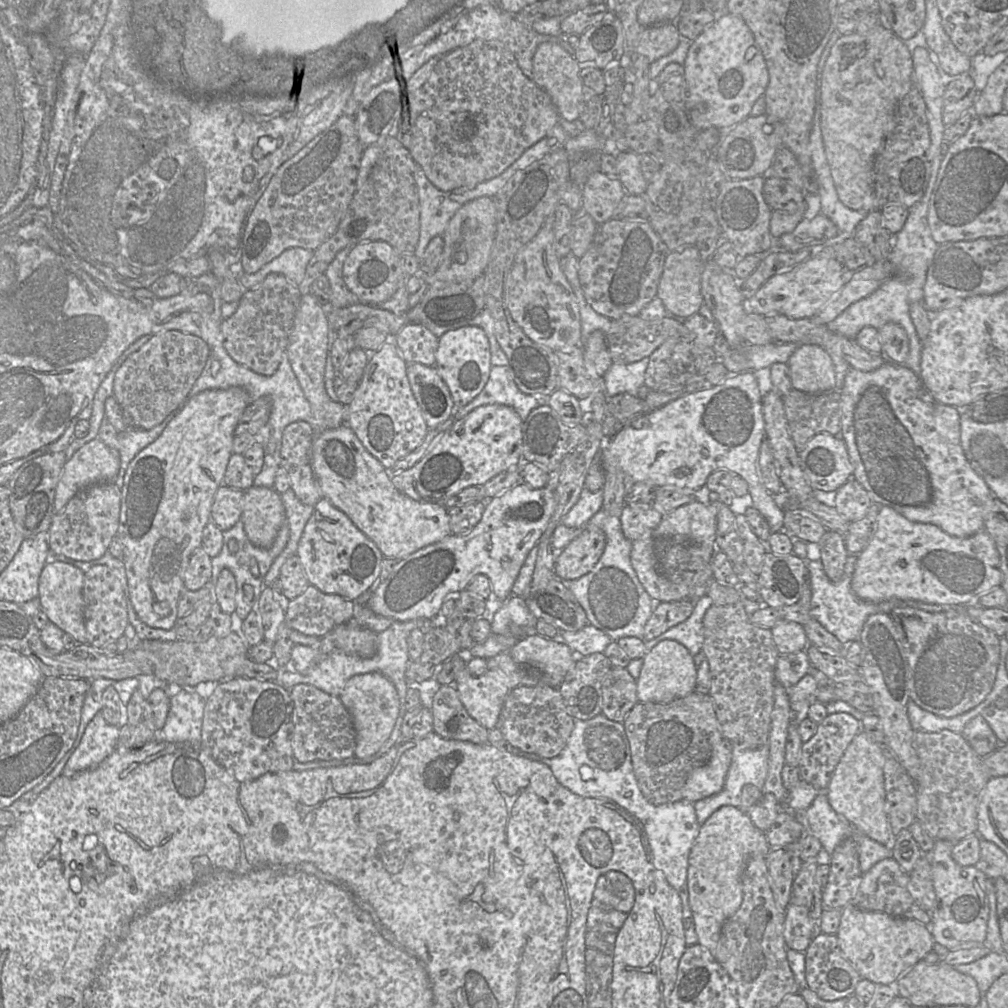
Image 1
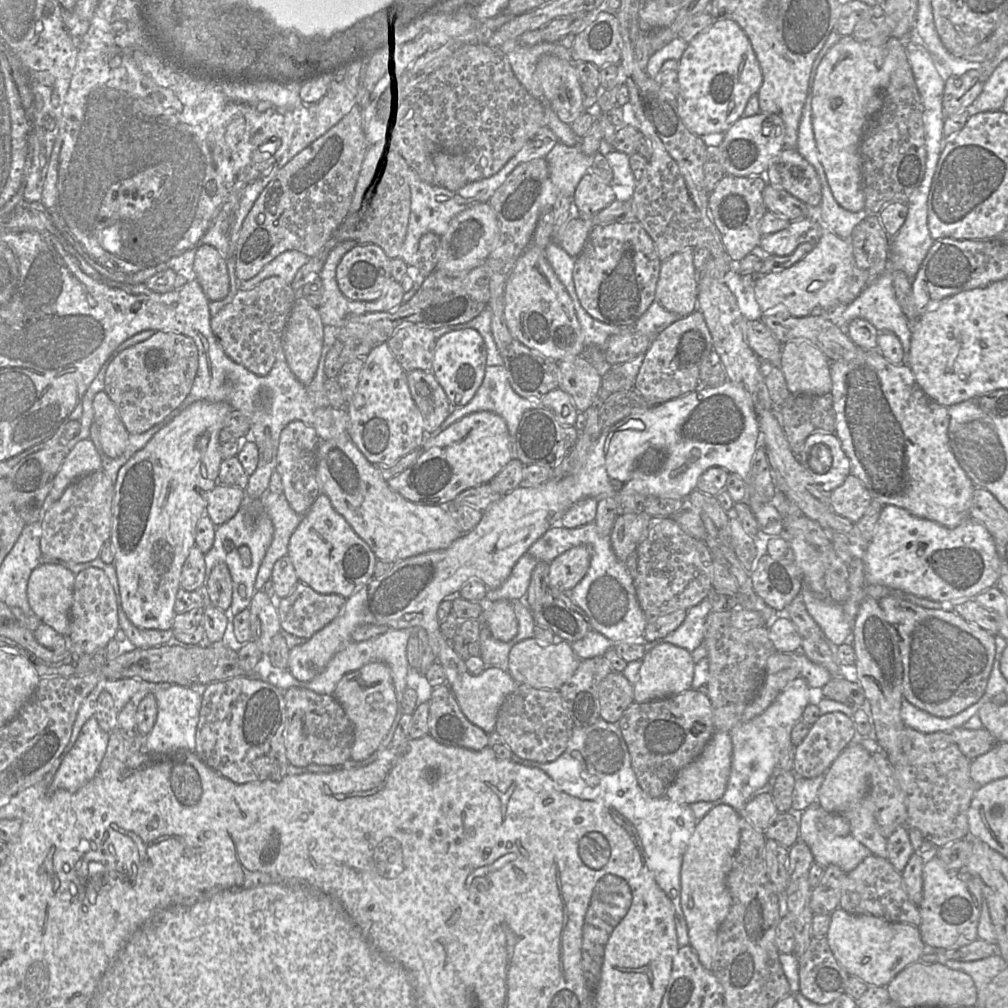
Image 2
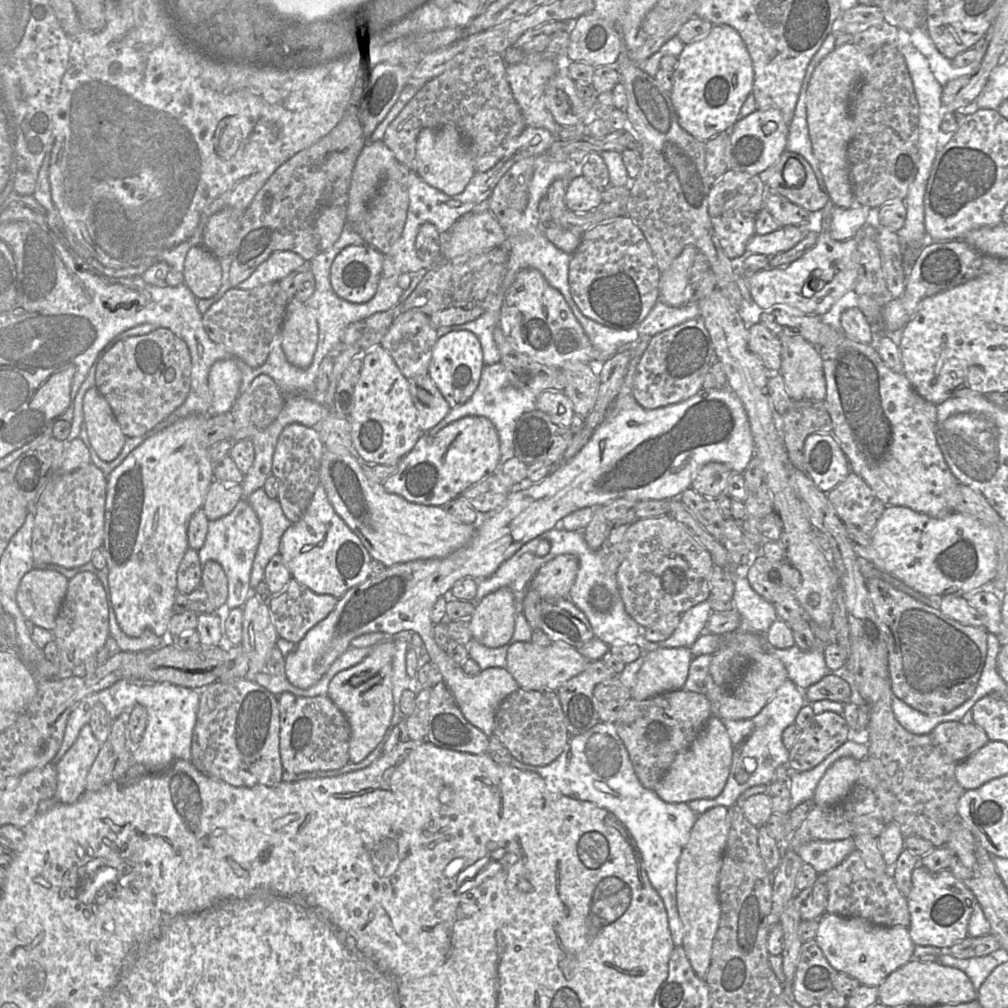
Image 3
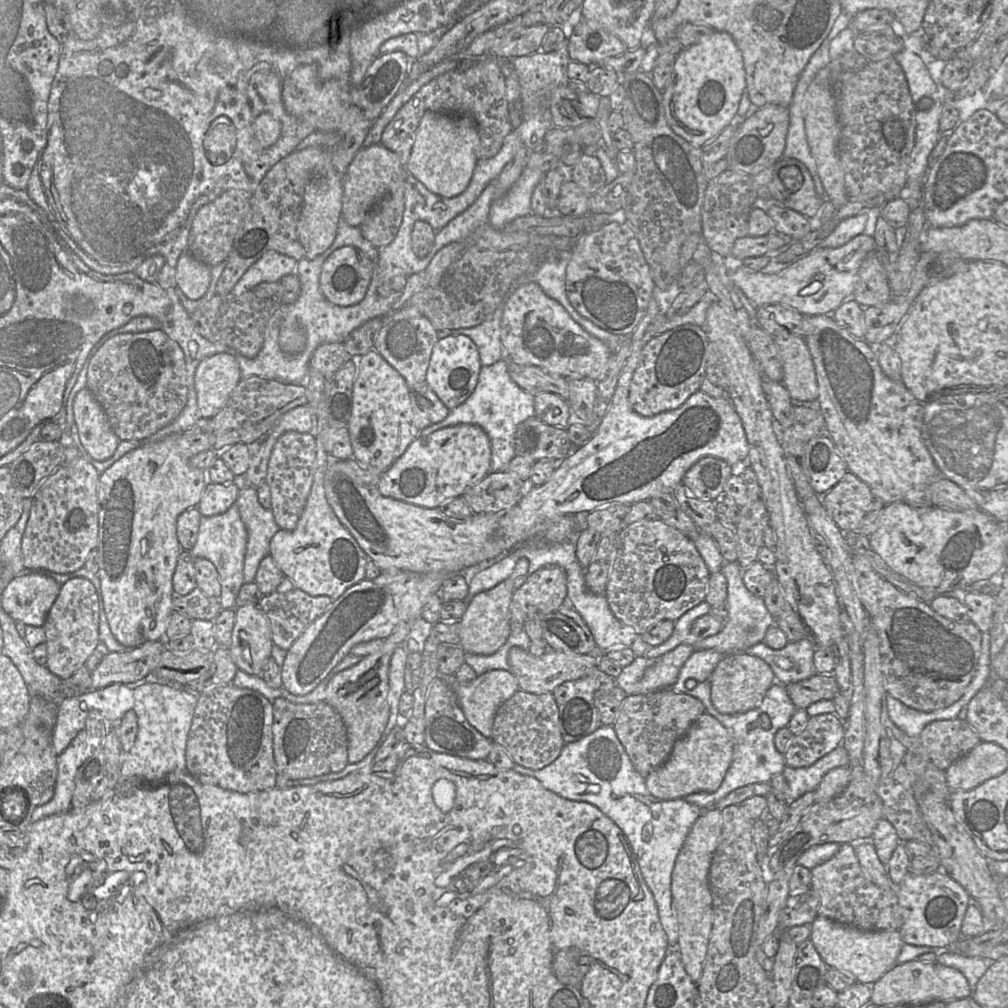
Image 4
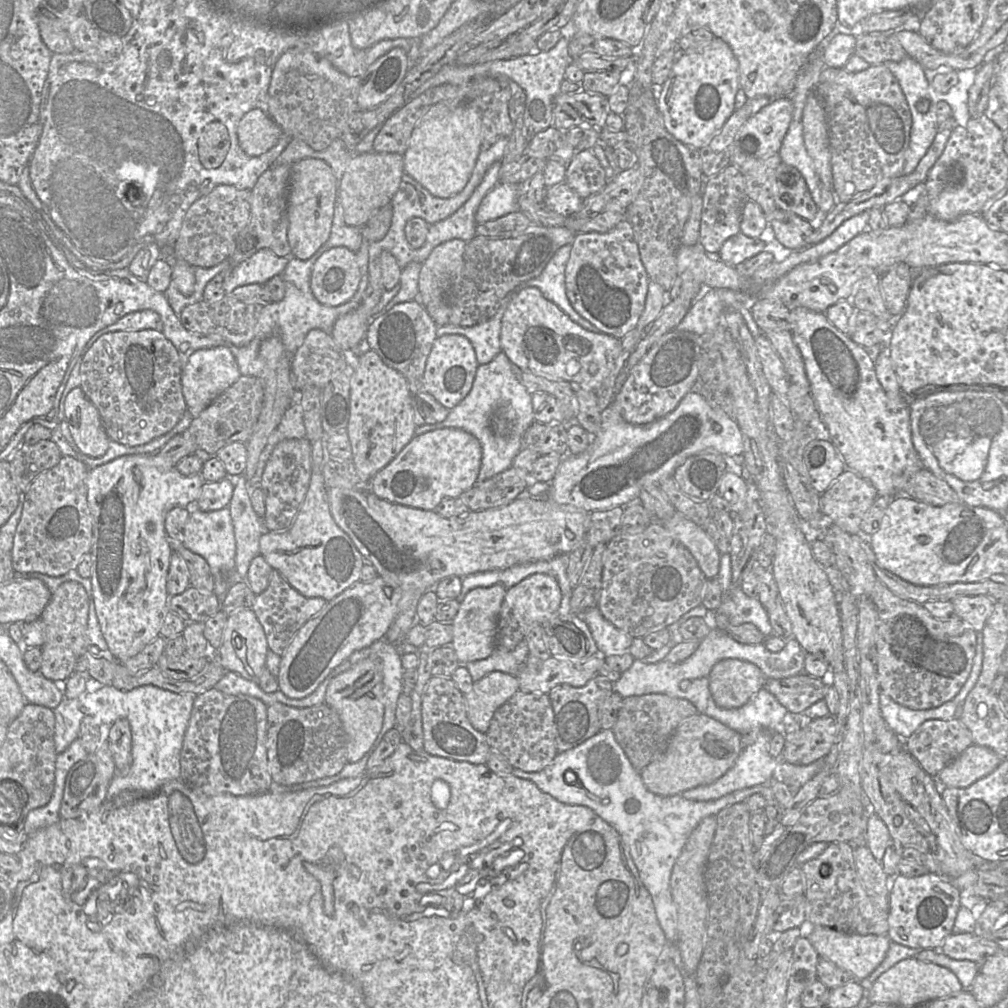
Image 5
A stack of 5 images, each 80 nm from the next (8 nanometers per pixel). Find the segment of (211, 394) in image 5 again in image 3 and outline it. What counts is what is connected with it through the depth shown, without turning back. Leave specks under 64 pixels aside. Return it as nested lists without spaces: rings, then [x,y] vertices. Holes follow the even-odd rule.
[[[219,360],[211,366],[208,385],[212,393],[212,403],[208,410],[208,416],[230,411],[240,393],[241,379],[241,371],[233,360]]]

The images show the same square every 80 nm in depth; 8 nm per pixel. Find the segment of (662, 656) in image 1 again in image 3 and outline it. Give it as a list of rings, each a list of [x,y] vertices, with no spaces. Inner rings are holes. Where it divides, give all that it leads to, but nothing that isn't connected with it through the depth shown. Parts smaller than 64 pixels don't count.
[[[659,648],[644,653],[644,662],[637,674],[636,682],[632,687],[631,698],[644,700],[669,691],[683,688],[688,676],[689,665],[693,659],[690,648]]]

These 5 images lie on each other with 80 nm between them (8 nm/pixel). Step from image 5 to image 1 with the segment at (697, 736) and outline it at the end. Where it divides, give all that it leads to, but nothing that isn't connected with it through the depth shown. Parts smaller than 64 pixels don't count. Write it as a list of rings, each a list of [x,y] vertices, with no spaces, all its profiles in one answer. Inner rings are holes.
[[[723,738],[716,746],[709,761],[695,769],[683,787],[683,800],[694,803],[720,792],[732,760],[731,743]]]

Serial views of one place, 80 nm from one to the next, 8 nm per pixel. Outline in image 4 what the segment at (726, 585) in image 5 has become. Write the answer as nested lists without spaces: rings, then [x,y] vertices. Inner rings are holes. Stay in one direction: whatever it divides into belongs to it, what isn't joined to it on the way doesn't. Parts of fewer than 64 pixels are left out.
[[[737,561],[725,562],[722,573],[727,579],[728,618],[719,633],[691,644],[695,650],[713,649],[727,655],[746,651],[751,646],[764,642],[767,630],[775,624],[775,618],[768,611],[763,598],[755,596],[746,588],[742,578],[744,570]]]

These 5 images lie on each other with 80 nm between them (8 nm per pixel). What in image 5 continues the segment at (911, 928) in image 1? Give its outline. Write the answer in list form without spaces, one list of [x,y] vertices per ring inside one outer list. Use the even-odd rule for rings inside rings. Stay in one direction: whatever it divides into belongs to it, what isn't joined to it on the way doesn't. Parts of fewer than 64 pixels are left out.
[[[814,926],[809,941],[821,958],[850,972],[857,980],[867,978],[884,960],[891,940],[888,935],[848,934],[825,926]]]

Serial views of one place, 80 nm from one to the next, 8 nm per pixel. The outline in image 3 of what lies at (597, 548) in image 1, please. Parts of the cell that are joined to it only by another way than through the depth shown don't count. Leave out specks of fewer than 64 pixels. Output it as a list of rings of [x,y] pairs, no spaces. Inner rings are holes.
[[[559,555],[538,570],[528,589],[535,590],[543,600],[568,598],[578,570],[579,560],[575,555]]]

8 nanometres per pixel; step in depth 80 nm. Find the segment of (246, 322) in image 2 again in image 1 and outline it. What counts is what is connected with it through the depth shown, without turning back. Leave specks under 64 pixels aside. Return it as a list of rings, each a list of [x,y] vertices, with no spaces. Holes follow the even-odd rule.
[[[277,274],[268,275],[260,286],[245,291],[236,312],[221,323],[223,344],[230,357],[258,374],[273,375],[286,353],[289,334],[301,297],[302,293],[298,287],[291,284],[284,276]]]

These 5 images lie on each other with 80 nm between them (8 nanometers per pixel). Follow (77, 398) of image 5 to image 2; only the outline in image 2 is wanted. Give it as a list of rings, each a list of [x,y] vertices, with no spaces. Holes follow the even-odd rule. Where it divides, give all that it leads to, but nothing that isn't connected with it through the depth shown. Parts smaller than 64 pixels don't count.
[[[101,391],[93,399],[93,410],[93,421],[99,428],[99,441],[103,453],[110,458],[119,457],[126,448],[129,433],[115,404]]]

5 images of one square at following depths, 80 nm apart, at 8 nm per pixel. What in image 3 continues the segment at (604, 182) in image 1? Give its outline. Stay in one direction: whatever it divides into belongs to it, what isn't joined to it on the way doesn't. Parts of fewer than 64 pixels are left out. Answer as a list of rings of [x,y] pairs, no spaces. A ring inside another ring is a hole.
[[[576,176],[566,186],[566,208],[574,212],[589,211],[601,204],[602,190],[593,187],[583,176]]]

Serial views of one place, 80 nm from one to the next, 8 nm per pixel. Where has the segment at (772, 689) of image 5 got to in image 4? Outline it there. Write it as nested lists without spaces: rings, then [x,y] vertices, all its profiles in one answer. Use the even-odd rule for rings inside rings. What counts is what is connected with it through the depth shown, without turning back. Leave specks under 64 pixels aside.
[[[821,674],[787,684],[785,688],[797,710],[806,709],[820,700],[832,700],[839,692],[836,679]]]

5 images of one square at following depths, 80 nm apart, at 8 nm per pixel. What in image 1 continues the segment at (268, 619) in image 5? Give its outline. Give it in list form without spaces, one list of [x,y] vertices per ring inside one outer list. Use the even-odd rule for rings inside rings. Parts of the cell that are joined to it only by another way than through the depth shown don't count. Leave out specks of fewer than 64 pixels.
[[[309,584],[296,598],[290,600],[285,608],[284,623],[291,629],[308,636],[322,638],[336,626],[345,624],[353,618],[355,602],[338,594],[326,594]]]

